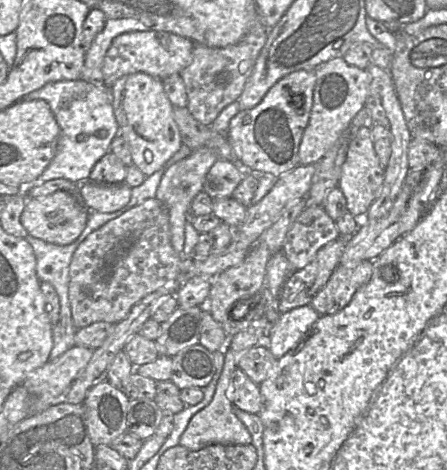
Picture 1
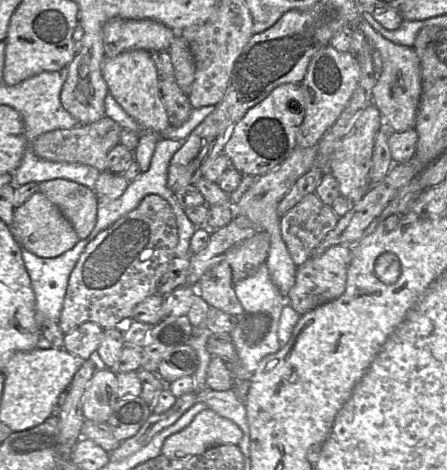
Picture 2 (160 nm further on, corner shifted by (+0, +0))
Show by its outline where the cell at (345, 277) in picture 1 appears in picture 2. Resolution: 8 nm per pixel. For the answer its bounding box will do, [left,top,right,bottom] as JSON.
[287,245,352,315]

